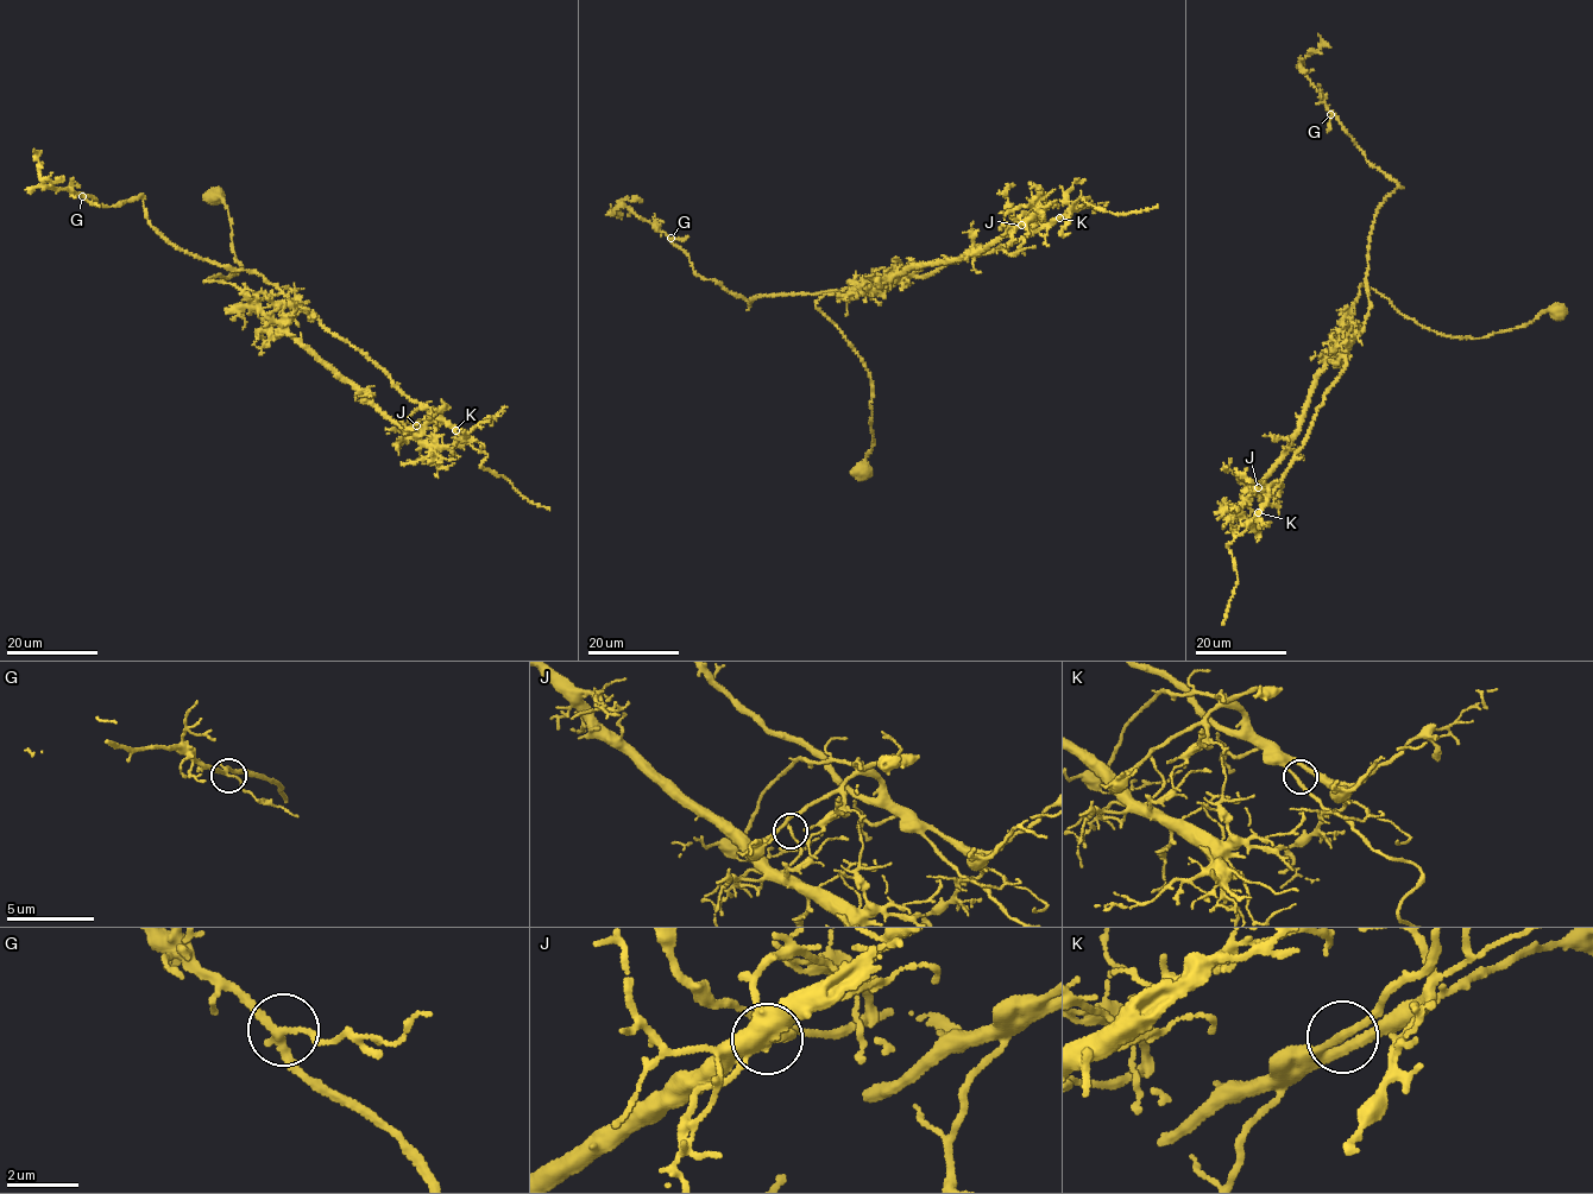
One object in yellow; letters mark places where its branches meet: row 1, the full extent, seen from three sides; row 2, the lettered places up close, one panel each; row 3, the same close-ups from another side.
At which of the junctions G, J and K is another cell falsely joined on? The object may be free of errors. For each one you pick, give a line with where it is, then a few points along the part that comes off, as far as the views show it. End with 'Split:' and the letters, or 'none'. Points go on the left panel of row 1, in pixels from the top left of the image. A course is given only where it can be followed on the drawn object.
J: Place: (416, 425). Course of the part to remove: (416, 425), (434, 411), (275, 284), (172, 246), (142, 195), (105, 206), (48, 188), (33, 149)
Split: J

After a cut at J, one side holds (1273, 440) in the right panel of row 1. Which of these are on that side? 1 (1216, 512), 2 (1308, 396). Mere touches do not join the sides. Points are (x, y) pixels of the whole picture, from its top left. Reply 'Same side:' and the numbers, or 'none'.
Same side: 1, 2

